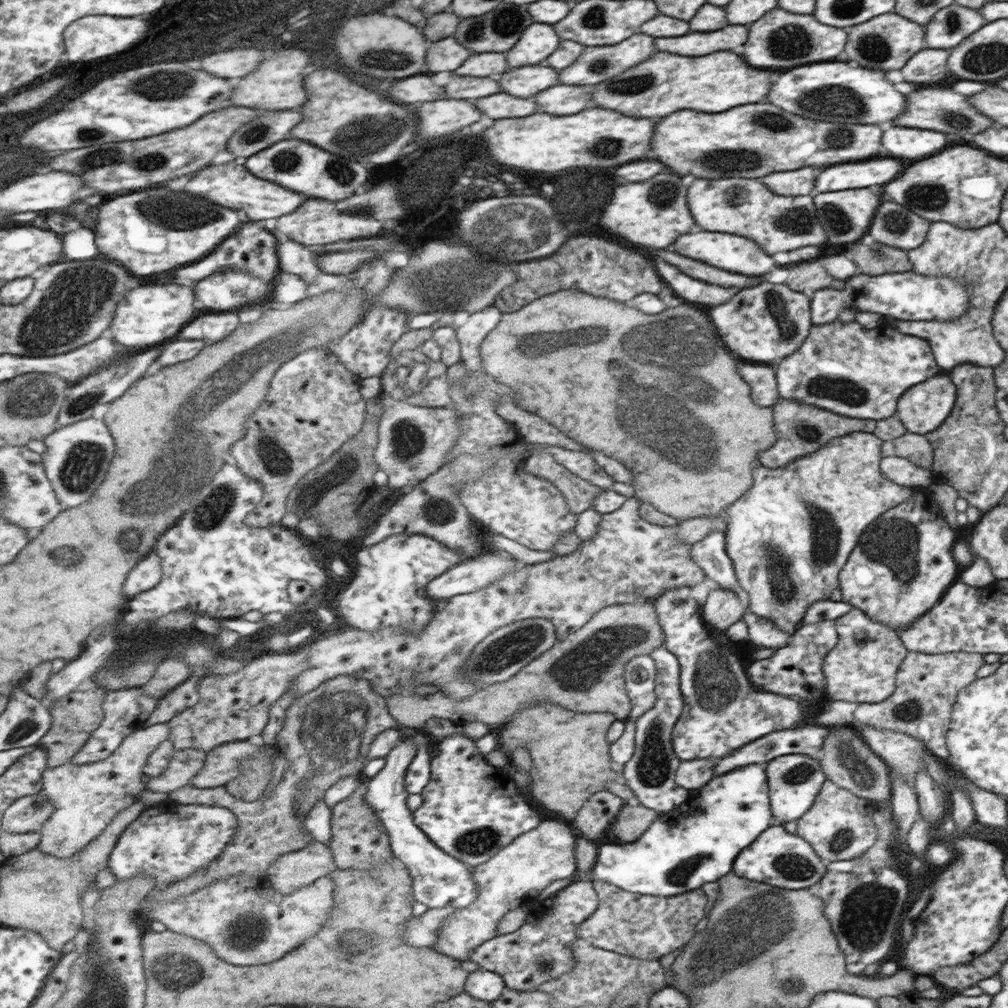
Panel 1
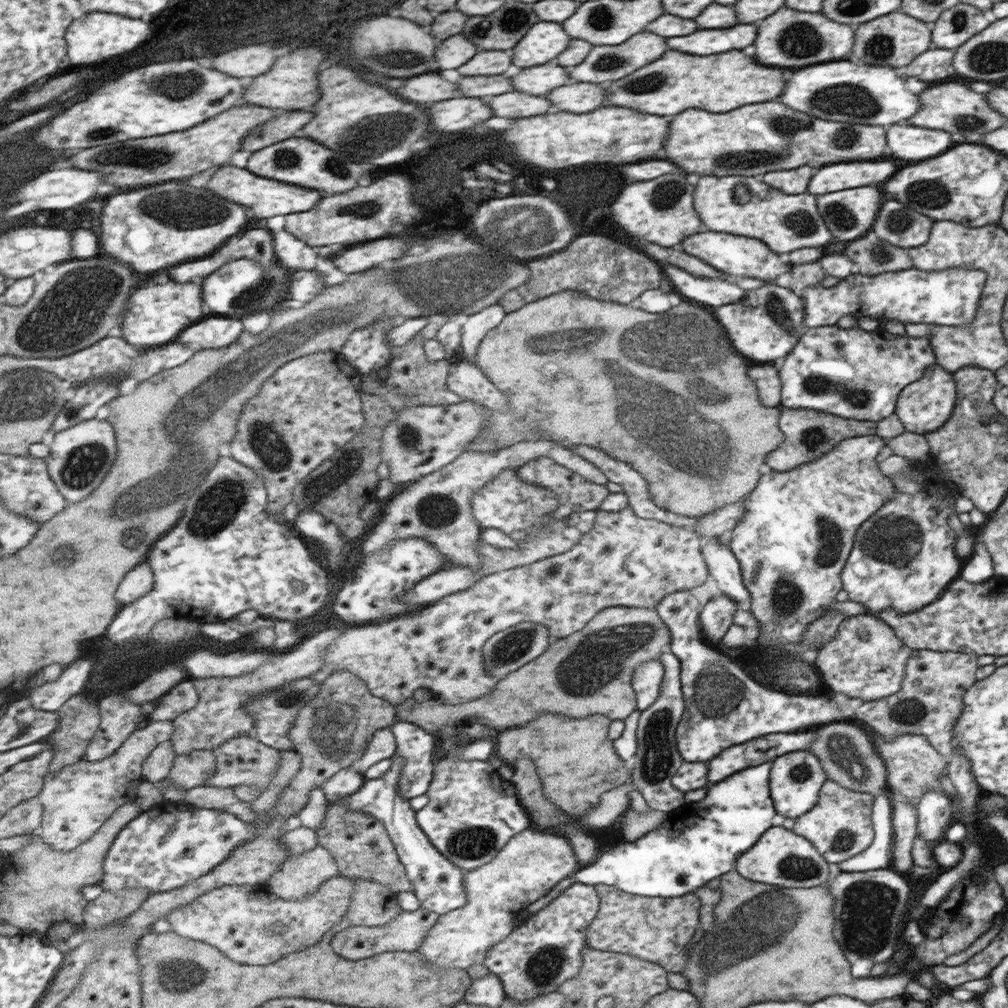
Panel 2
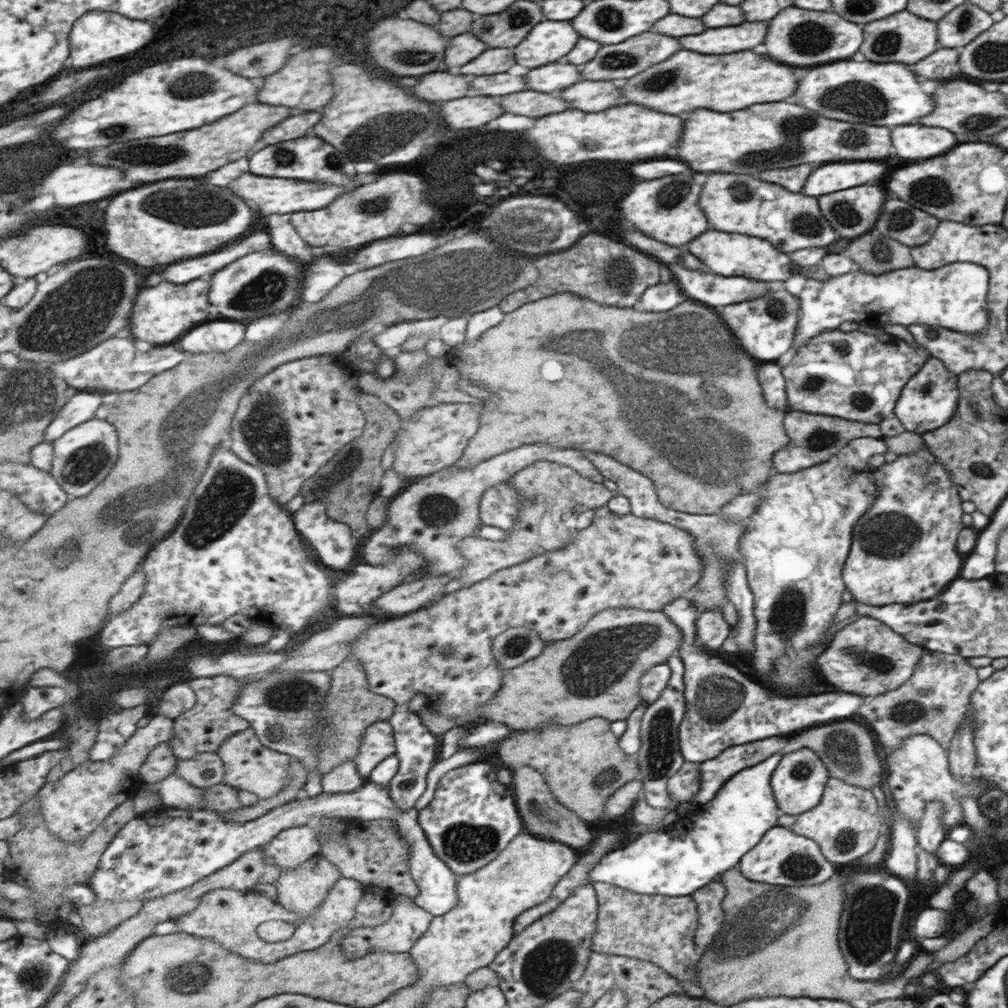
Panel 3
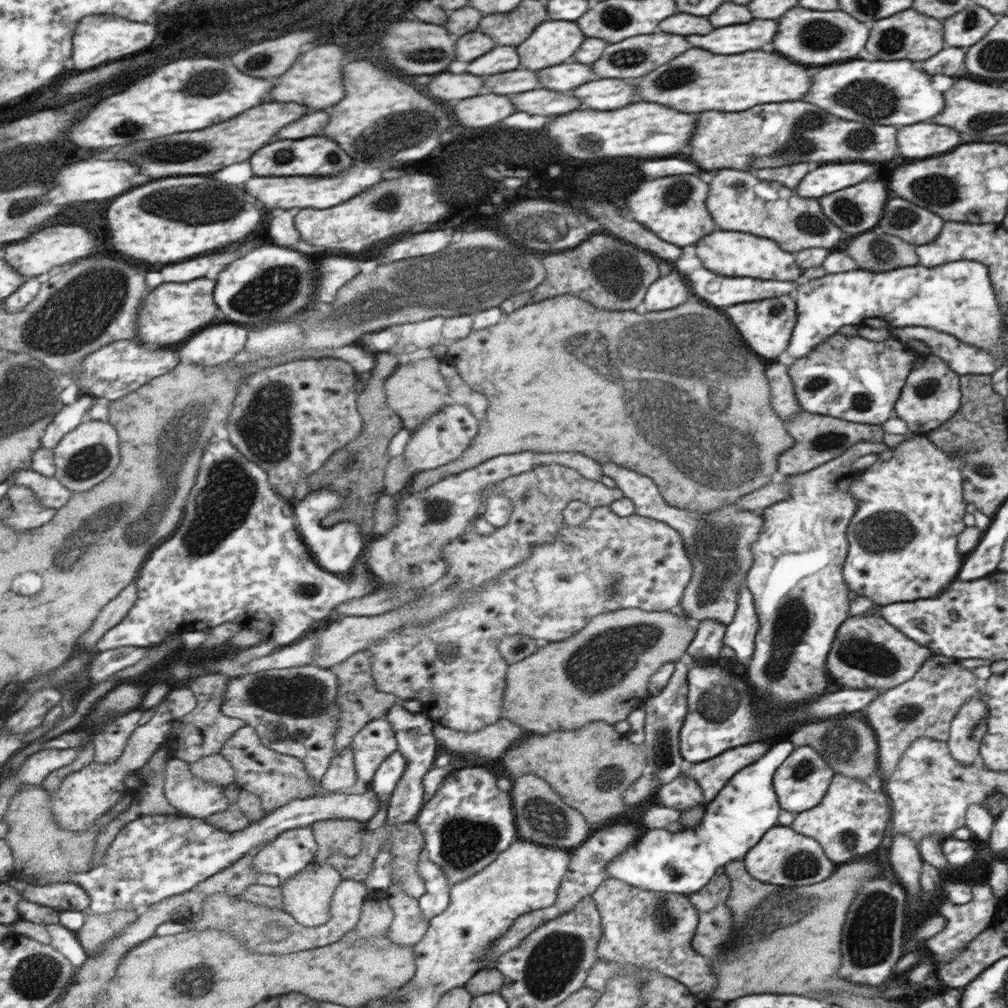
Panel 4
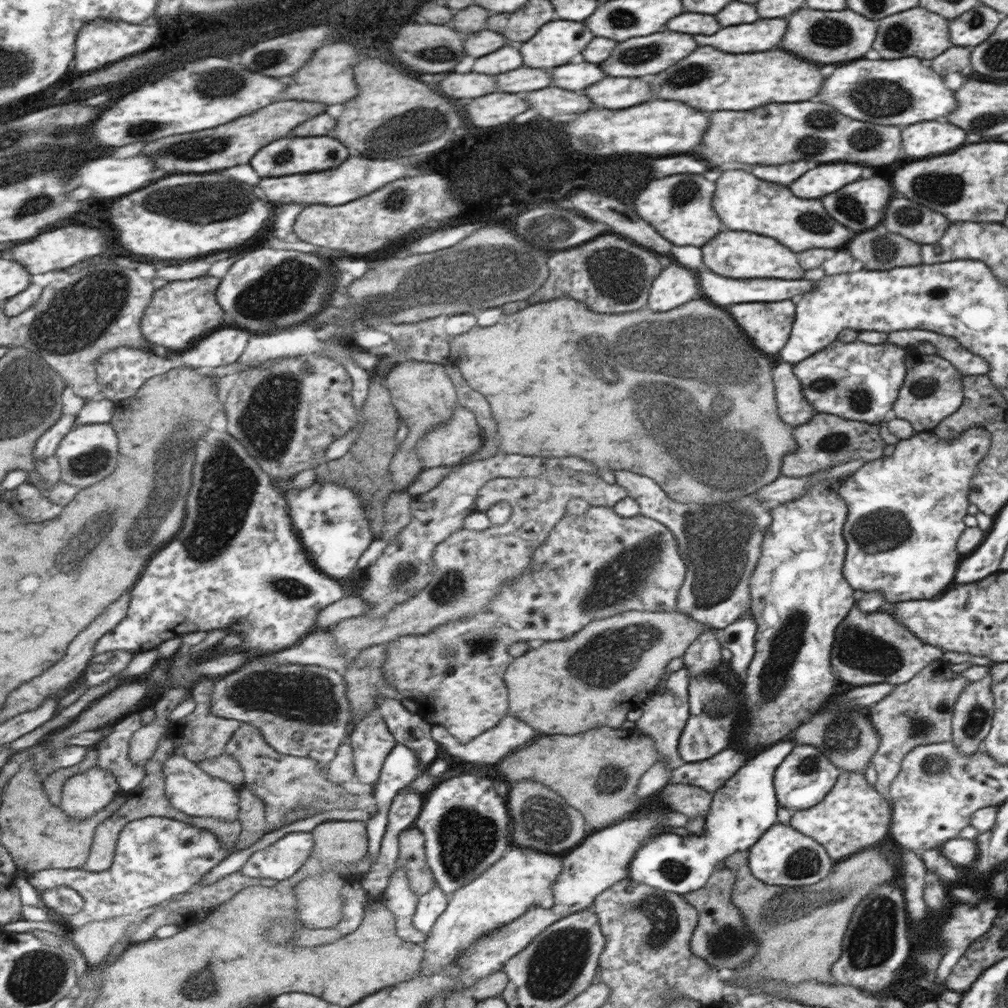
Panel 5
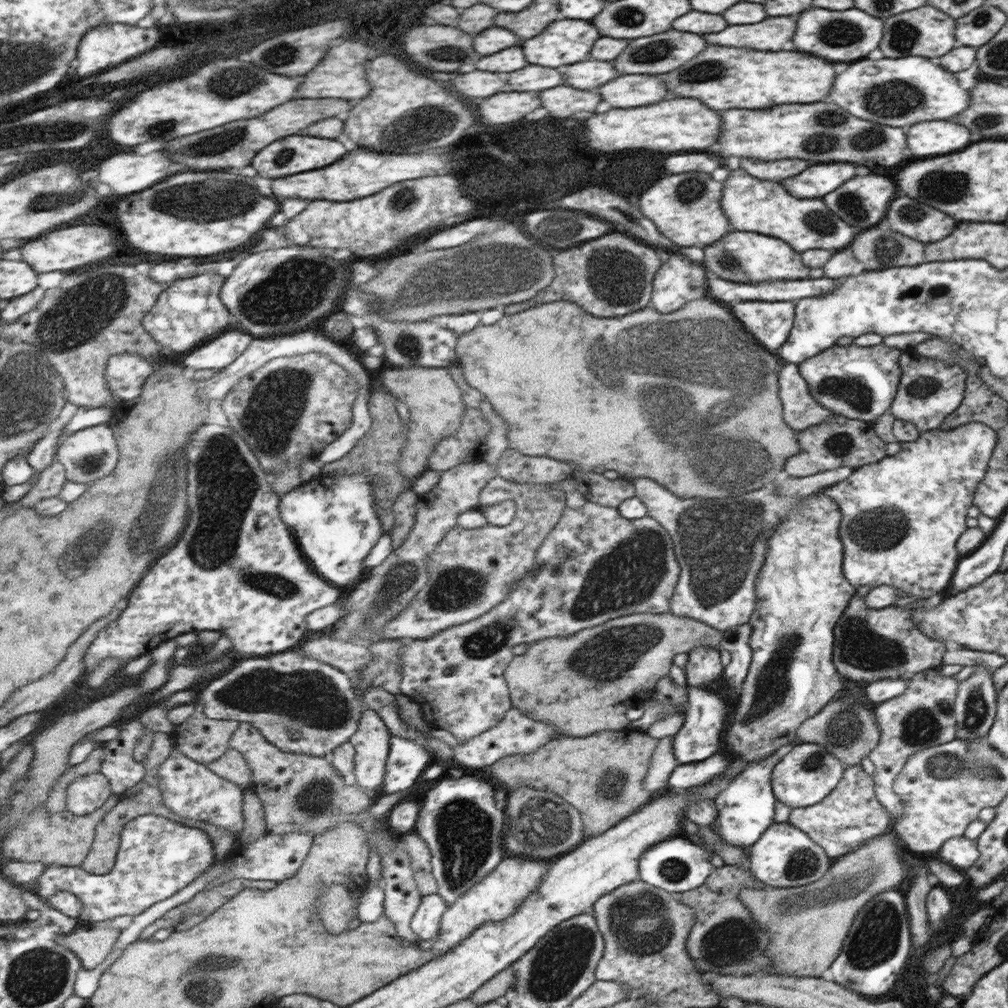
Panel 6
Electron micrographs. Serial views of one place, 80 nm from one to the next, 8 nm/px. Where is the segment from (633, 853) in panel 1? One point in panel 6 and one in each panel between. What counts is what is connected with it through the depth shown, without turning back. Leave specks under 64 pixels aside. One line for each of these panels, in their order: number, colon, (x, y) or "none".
2: (702, 841)
3: (709, 840)
4: (682, 863)
5: (745, 806)
6: (746, 807)

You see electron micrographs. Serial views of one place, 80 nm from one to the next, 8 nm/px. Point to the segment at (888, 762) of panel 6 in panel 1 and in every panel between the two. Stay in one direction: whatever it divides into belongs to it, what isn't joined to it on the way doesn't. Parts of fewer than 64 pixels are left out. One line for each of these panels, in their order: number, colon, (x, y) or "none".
1: (928, 684)
2: (928, 703)
3: (934, 700)
4: (925, 705)
5: (918, 712)

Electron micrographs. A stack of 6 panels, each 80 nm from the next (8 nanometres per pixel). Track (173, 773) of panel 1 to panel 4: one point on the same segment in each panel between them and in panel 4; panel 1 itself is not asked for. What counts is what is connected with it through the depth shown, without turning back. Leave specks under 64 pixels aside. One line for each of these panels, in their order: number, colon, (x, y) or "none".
2: (196, 769)
3: (205, 770)
4: (216, 768)

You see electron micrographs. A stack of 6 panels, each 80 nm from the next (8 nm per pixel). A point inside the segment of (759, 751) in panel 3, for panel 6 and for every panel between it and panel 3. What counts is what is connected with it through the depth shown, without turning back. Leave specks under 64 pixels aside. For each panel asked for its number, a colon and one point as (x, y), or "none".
4: (711, 775)
5: (709, 775)
6: (684, 776)

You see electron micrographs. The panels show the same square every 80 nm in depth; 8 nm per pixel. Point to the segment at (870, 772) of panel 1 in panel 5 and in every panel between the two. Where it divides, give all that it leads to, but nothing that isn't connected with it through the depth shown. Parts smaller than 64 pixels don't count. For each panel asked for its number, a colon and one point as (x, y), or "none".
2: (846, 755)
3: (847, 750)
4: (848, 746)
5: (846, 738)

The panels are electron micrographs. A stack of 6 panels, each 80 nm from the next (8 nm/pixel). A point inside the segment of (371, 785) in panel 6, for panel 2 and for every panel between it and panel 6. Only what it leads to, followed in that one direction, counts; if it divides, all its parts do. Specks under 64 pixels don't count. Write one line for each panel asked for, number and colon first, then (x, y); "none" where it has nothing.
2: (383, 746)
3: (379, 743)
4: (377, 741)
5: (372, 741)

